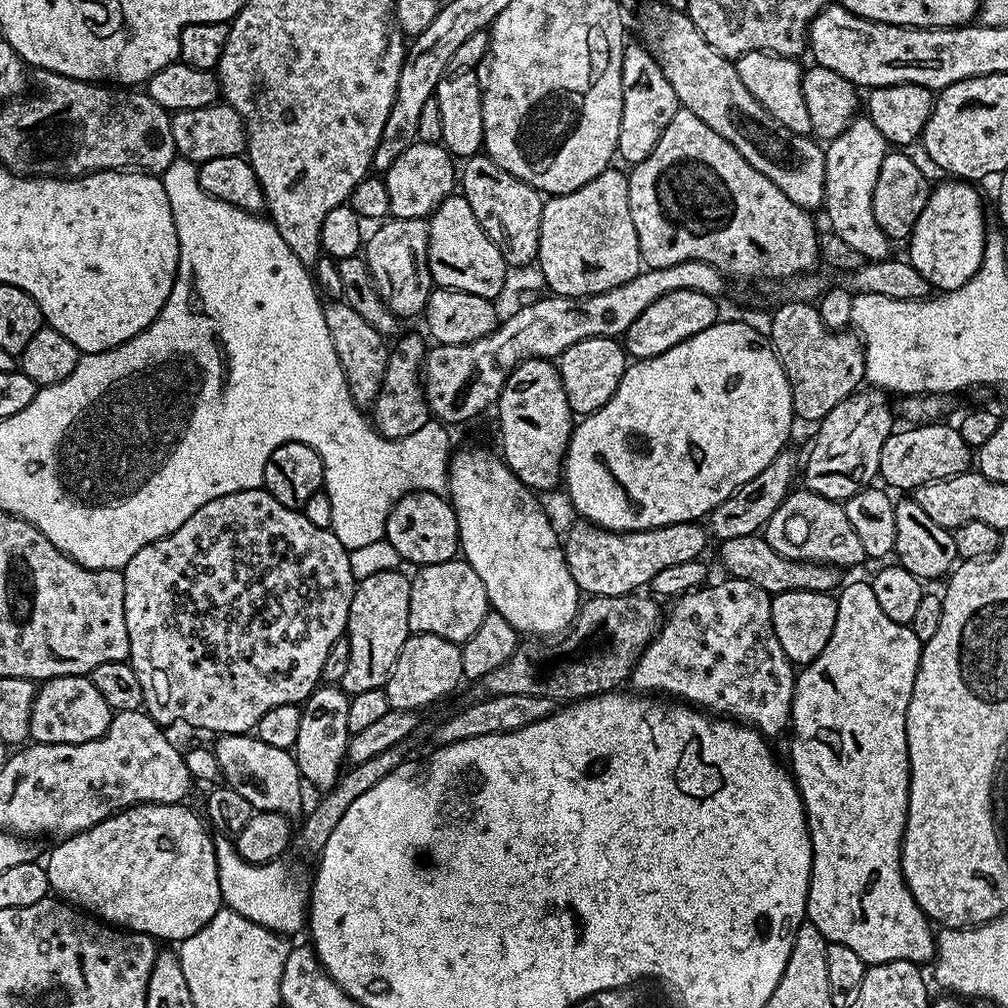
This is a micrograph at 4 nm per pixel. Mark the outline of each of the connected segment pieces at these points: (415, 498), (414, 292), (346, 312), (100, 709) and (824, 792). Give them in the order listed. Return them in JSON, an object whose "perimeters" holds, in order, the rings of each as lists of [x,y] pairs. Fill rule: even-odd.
{"perimeters":[[[[410,492],[401,496],[392,506],[392,512],[388,516],[388,524],[384,528],[384,536],[390,542],[390,546],[394,546],[394,550],[398,550],[401,561],[408,563],[409,560],[412,566],[455,560],[460,552],[458,518],[454,514],[451,503],[445,497],[429,492]]],[[[388,218],[377,228],[380,229],[373,236],[371,233],[367,237],[362,248],[362,255],[368,263],[374,286],[384,299],[384,305],[395,316],[419,317],[434,287],[428,269],[428,220]]],[[[346,302],[329,303],[324,310],[324,324],[330,330],[330,338],[344,371],[349,394],[357,405],[371,405],[384,387],[390,351],[386,338],[381,332],[376,332],[374,326],[370,326],[370,322],[366,322],[366,318],[362,318],[362,314],[358,314],[358,310],[354,310]]],[[[59,676],[53,680],[43,681],[37,687],[36,701],[30,710],[29,737],[37,744],[81,744],[102,738],[113,718],[112,707],[98,694],[94,682],[88,676]]],[[[867,579],[856,580],[853,584],[845,583],[839,589],[836,596],[836,621],[834,622],[834,634],[830,634],[830,642],[826,642],[826,650],[822,650],[822,654],[818,654],[818,658],[814,658],[809,664],[803,665],[799,669],[796,678],[796,689],[794,690],[794,698],[792,699],[792,718],[790,721],[790,733],[792,732],[792,764],[790,763],[790,771],[792,779],[796,781],[796,788],[800,791],[800,797],[804,803],[804,813],[808,819],[808,833],[810,834],[810,842],[812,843],[812,873],[810,874],[810,886],[808,887],[808,910],[806,913],[807,923],[818,926],[818,930],[824,936],[829,944],[841,944],[842,946],[850,946],[850,950],[854,950],[854,954],[858,954],[858,958],[864,960],[865,965],[885,964],[886,962],[894,962],[895,960],[909,960],[911,964],[917,966],[923,965],[925,962],[931,961],[936,954],[936,936],[932,932],[933,925],[930,923],[923,910],[918,906],[918,902],[914,902],[914,894],[910,894],[908,883],[904,880],[904,871],[900,865],[900,848],[904,844],[904,824],[908,821],[908,787],[910,786],[910,770],[908,769],[908,739],[906,738],[906,710],[910,706],[910,694],[914,690],[914,678],[916,671],[920,665],[920,654],[922,651],[922,642],[914,634],[914,630],[907,624],[899,624],[894,622],[894,618],[886,618],[886,613],[882,611],[882,606],[878,606],[878,598],[874,598],[874,590],[871,583]]]]}

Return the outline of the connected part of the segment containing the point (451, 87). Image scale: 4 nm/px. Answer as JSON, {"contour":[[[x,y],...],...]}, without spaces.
{"contour":[[[488,32],[470,34],[462,46],[458,46],[454,58],[446,66],[436,87],[435,99],[442,114],[442,138],[440,143],[456,158],[475,156],[484,147],[482,130],[482,94],[480,93],[480,61],[488,52]]]}

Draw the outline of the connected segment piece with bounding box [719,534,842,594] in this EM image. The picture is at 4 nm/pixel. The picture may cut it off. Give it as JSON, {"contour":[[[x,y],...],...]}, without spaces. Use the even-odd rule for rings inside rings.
{"contour":[[[763,535],[747,536],[746,538],[730,538],[723,541],[720,547],[720,564],[729,577],[754,582],[769,594],[789,592],[790,590],[814,590],[815,592],[835,593],[841,587],[841,569],[832,564],[811,564],[801,560],[782,558],[776,550],[764,541]]]}

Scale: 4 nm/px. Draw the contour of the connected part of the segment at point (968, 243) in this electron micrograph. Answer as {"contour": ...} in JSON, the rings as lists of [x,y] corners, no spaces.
{"contour":[[[948,178],[929,191],[925,208],[918,214],[907,241],[906,259],[933,289],[947,294],[958,290],[978,270],[984,257],[984,204],[971,183]]]}

